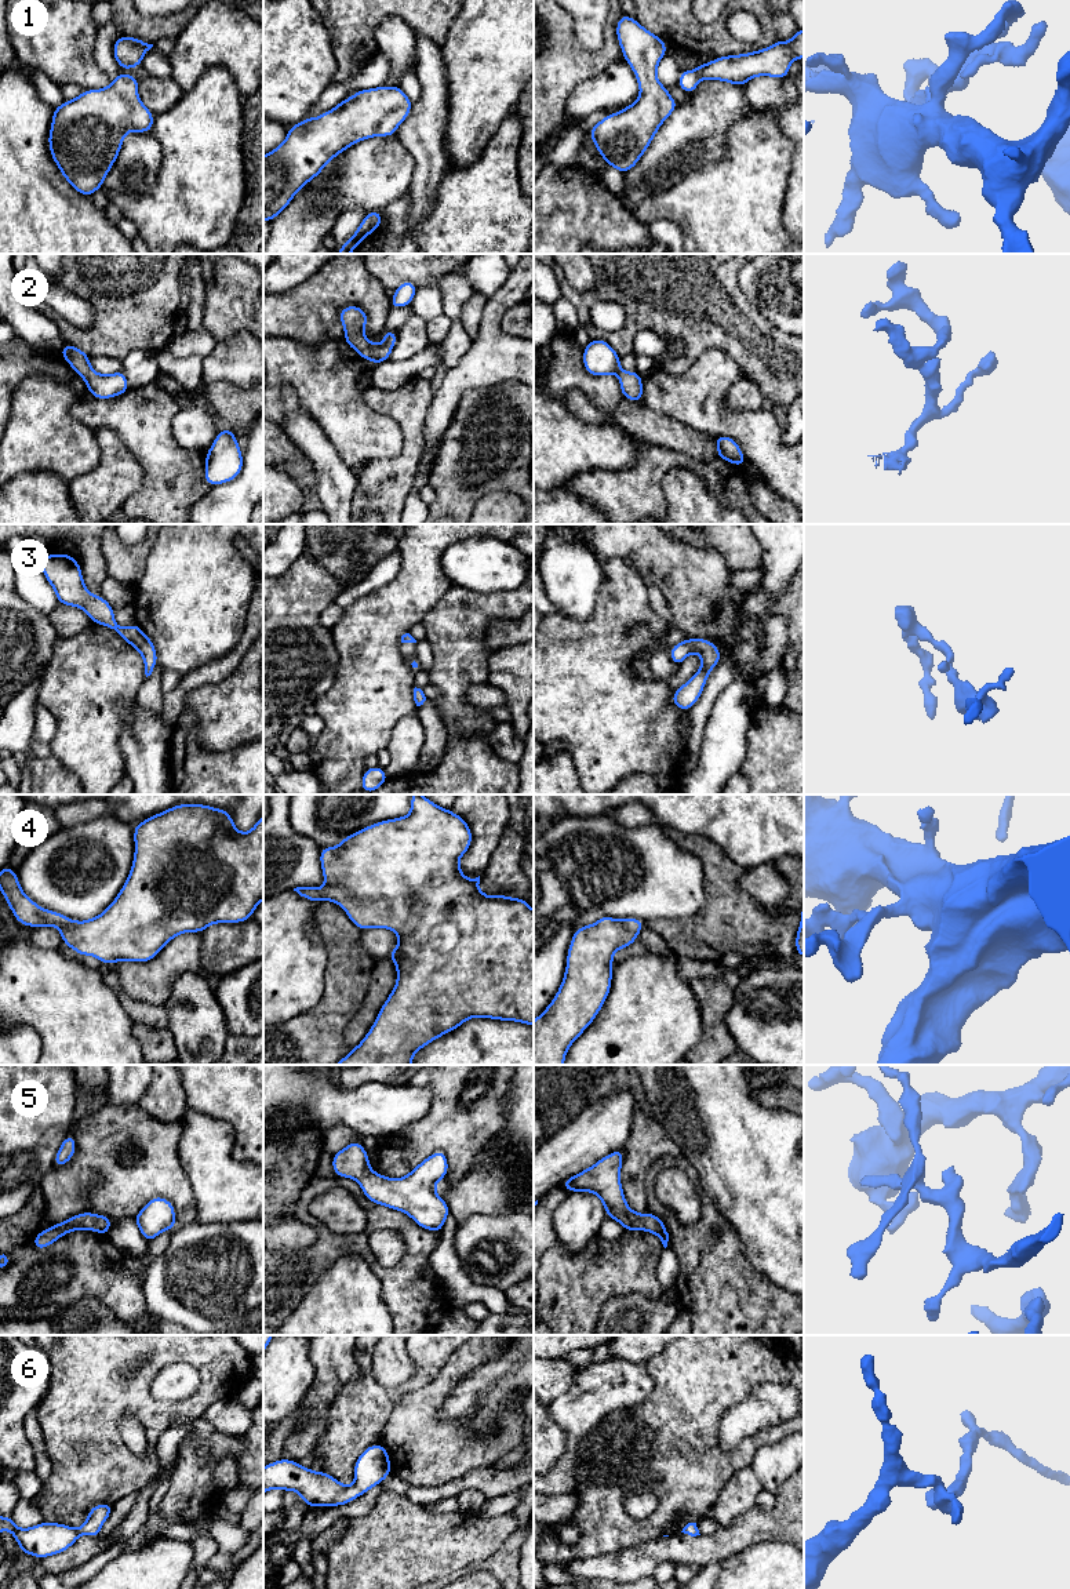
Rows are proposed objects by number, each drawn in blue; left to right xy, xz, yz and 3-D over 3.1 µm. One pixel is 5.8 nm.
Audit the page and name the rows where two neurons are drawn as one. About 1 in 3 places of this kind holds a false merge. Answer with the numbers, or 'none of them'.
none of them

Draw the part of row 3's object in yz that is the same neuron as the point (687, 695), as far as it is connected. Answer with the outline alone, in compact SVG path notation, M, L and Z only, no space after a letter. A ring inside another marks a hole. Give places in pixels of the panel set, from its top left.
M684 639L681 643L673 646L669 652L677 668L680 668L689 654L698 652L700 655L702 665L698 672L677 688L672 698L672 703L676 708L689 712L698 702L709 674L718 663L723 652L707 639Z

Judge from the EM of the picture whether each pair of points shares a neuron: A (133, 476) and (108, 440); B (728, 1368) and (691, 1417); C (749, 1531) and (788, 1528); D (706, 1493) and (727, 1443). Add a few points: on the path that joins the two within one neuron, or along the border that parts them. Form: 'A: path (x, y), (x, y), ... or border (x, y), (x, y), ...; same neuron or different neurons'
A: path (124, 468), (113, 455), (112, 448); same neuron
B: path (716, 1381), (692, 1404); same neuron
C: path (759, 1528), (778, 1528); same neuron
D: border (719, 1422), (724, 1448), (753, 1435); different neurons

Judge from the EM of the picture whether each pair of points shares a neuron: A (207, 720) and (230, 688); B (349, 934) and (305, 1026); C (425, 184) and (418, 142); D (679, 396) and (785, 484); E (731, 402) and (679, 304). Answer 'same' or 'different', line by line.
A: same
B: same
C: same
D: same
E: different

